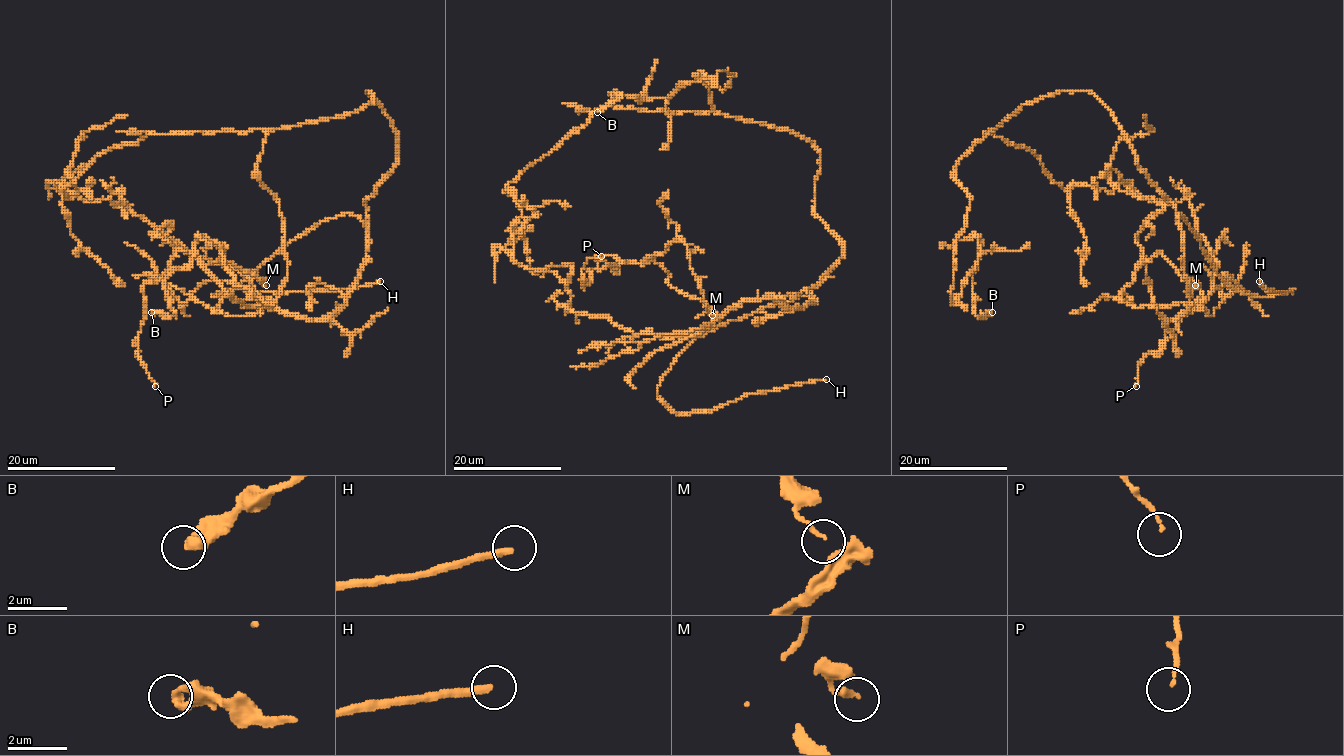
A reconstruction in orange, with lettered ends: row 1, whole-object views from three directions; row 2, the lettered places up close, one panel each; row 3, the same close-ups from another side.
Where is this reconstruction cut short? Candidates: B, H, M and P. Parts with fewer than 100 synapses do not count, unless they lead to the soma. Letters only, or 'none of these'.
H

